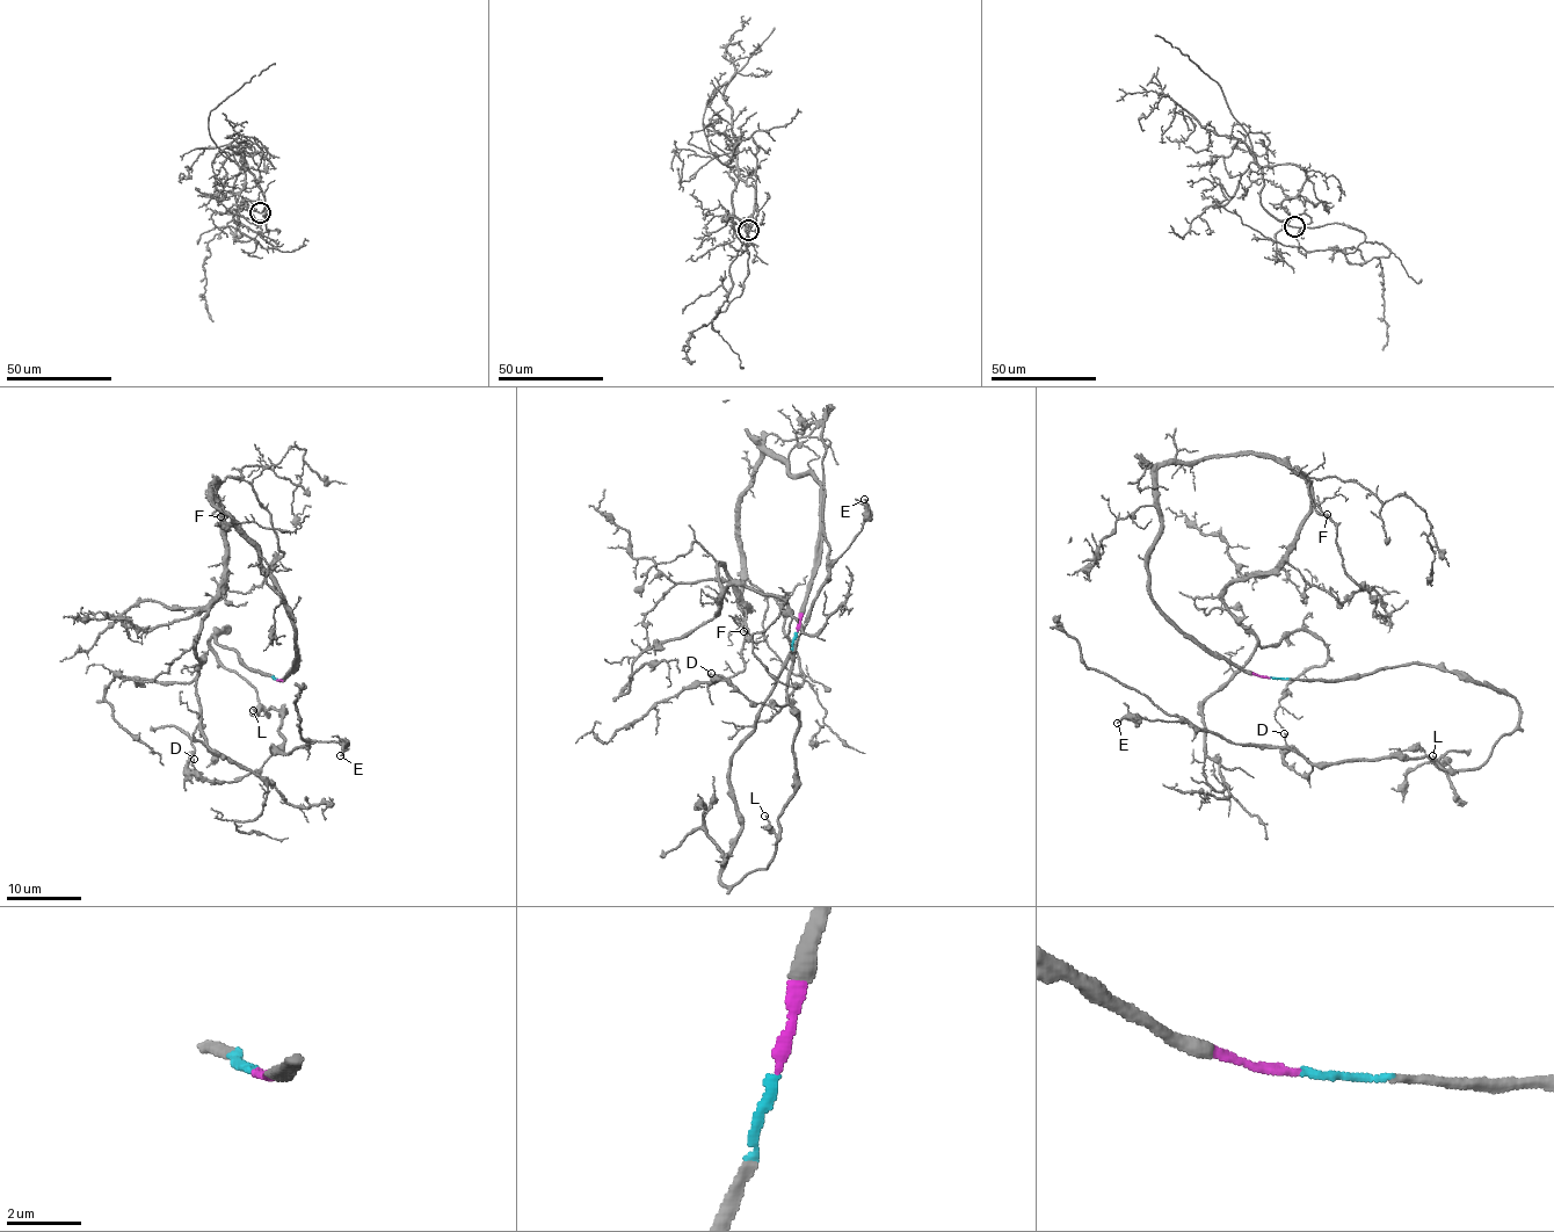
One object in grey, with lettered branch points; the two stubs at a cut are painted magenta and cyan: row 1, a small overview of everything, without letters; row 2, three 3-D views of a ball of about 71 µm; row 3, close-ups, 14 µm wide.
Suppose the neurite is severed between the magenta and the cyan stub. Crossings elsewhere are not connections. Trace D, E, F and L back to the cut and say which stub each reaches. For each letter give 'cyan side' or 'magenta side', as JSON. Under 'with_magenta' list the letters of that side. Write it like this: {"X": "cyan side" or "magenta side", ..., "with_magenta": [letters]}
{"D": "cyan side", "E": "cyan side", "F": "magenta side", "L": "cyan side", "with_magenta": ["F"]}

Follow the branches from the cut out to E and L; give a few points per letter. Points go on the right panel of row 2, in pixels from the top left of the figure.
E: (1270, 678), (1443, 665), (1516, 700), (1519, 715), (1467, 769), (1307, 762), (1182, 723), (1118, 722)
L: (1270, 678), (1336, 681), (1410, 662), (1443, 665), (1516, 700), (1519, 723), (1479, 767), (1452, 770), (1432, 755)

